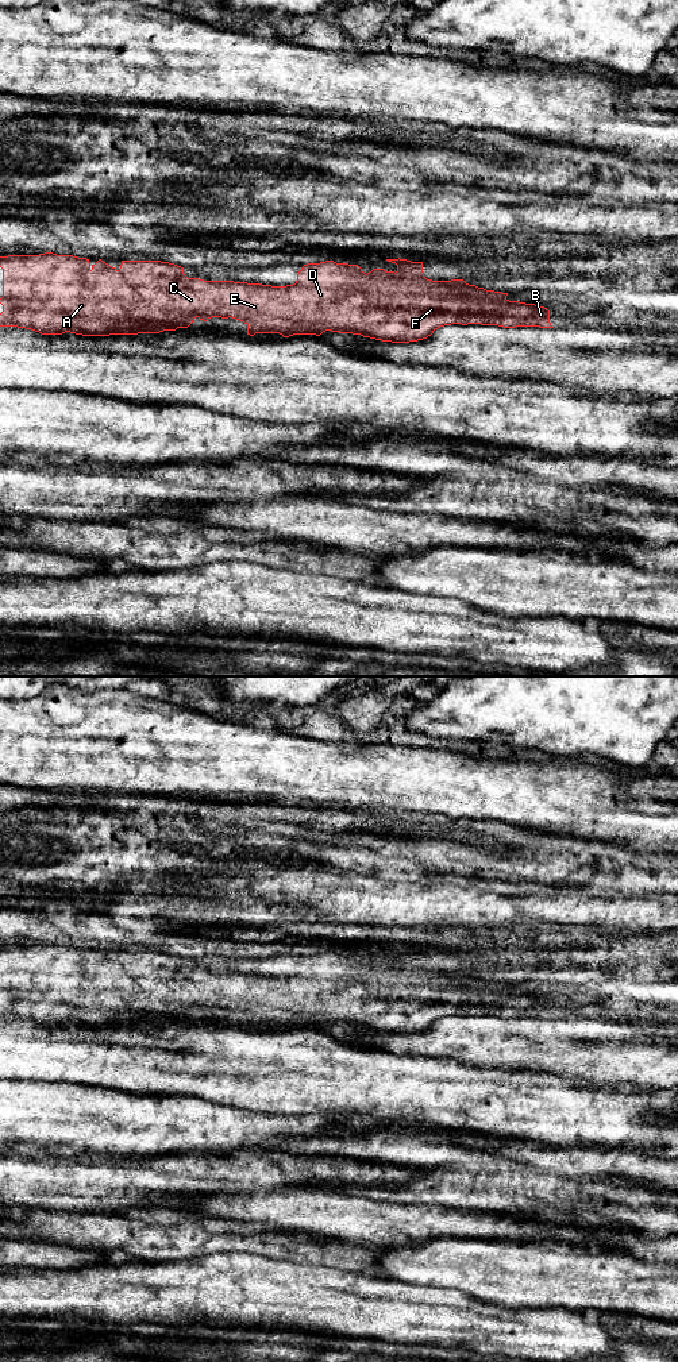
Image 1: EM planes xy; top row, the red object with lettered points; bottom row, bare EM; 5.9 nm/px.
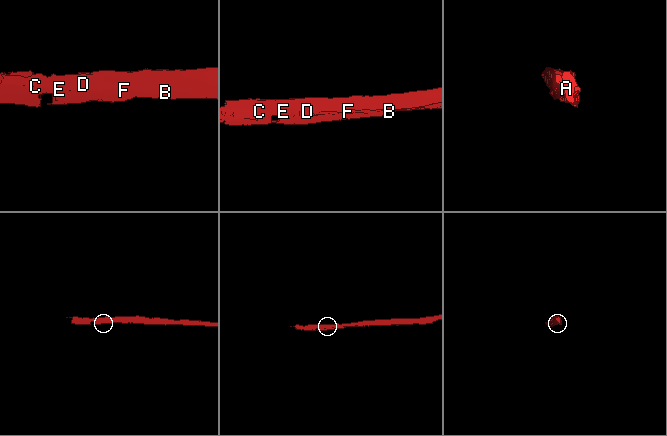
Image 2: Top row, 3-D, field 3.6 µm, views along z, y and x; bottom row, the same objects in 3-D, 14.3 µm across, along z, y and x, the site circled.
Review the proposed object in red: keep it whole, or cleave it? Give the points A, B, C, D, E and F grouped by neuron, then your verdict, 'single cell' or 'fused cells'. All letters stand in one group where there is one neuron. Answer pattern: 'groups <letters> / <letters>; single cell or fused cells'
groups A B C D E F; single cell

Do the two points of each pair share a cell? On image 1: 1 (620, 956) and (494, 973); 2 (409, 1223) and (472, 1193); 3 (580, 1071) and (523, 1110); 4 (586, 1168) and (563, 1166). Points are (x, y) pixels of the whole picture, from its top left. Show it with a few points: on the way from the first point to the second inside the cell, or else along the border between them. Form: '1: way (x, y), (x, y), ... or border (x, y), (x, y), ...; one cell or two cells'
1: way (589, 957), (526, 959); one cell
2: border (413, 1203), (434, 1203), (476, 1211); two cells
3: border (535, 1072), (557, 1073), (566, 1080); two cells
4: way (581, 1166), (569, 1166); one cell

